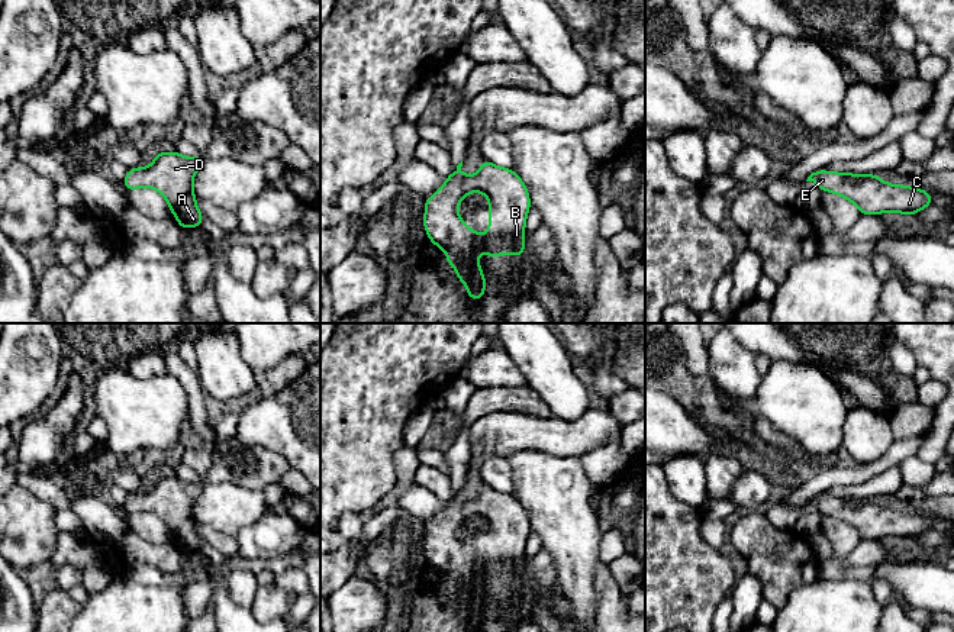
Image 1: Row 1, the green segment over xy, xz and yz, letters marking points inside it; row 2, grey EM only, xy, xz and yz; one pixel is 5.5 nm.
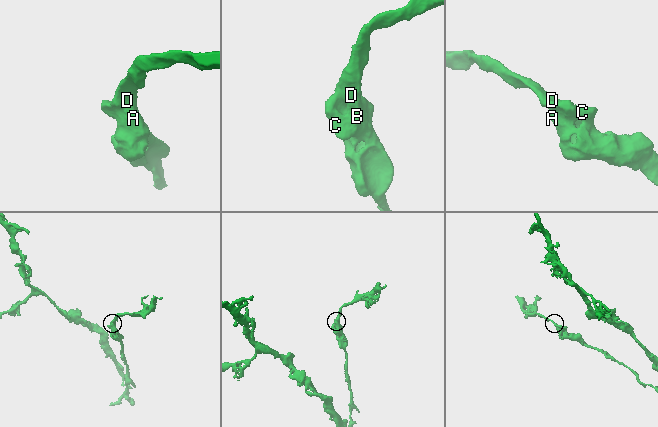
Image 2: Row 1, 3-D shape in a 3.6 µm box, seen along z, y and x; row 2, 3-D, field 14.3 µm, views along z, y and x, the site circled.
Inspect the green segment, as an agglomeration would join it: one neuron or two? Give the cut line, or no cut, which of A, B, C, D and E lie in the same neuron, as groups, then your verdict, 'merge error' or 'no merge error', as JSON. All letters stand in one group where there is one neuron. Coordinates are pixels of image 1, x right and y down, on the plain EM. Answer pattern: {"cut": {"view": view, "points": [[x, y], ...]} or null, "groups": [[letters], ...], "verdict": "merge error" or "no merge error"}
{"cut": null, "groups": [["A", "B", "C", "D", "E"]], "verdict": "no merge error"}

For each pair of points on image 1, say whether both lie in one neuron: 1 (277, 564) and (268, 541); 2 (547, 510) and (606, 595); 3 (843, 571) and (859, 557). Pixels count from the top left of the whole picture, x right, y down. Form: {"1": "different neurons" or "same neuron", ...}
{"1": "different neurons", "2": "different neurons", "3": "different neurons"}

